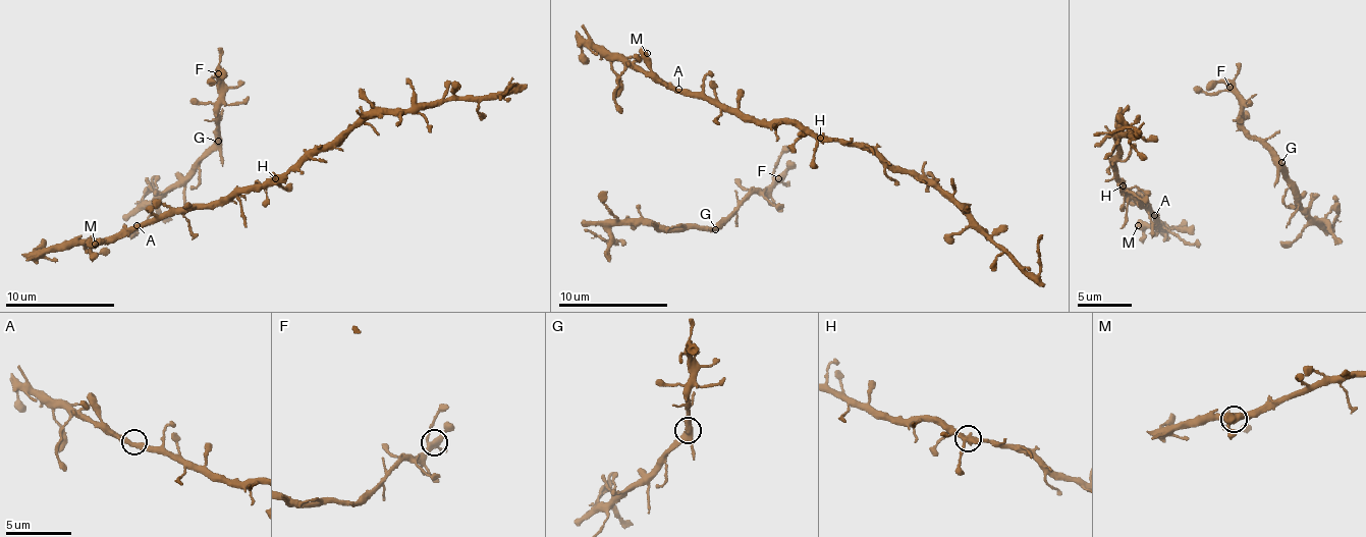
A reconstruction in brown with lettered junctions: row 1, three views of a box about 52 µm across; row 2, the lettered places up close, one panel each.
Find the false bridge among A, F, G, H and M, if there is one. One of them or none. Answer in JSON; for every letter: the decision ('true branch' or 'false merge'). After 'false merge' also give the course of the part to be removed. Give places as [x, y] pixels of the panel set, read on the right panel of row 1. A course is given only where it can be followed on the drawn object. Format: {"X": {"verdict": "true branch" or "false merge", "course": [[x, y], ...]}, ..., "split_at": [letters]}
{"A": {"verdict": "true branch"}, "F": {"verdict": "true branch"}, "G": {"verdict": "true branch"}, "H": {"verdict": "true branch"}, "M": {"verdict": "true branch"}, "split_at": []}

